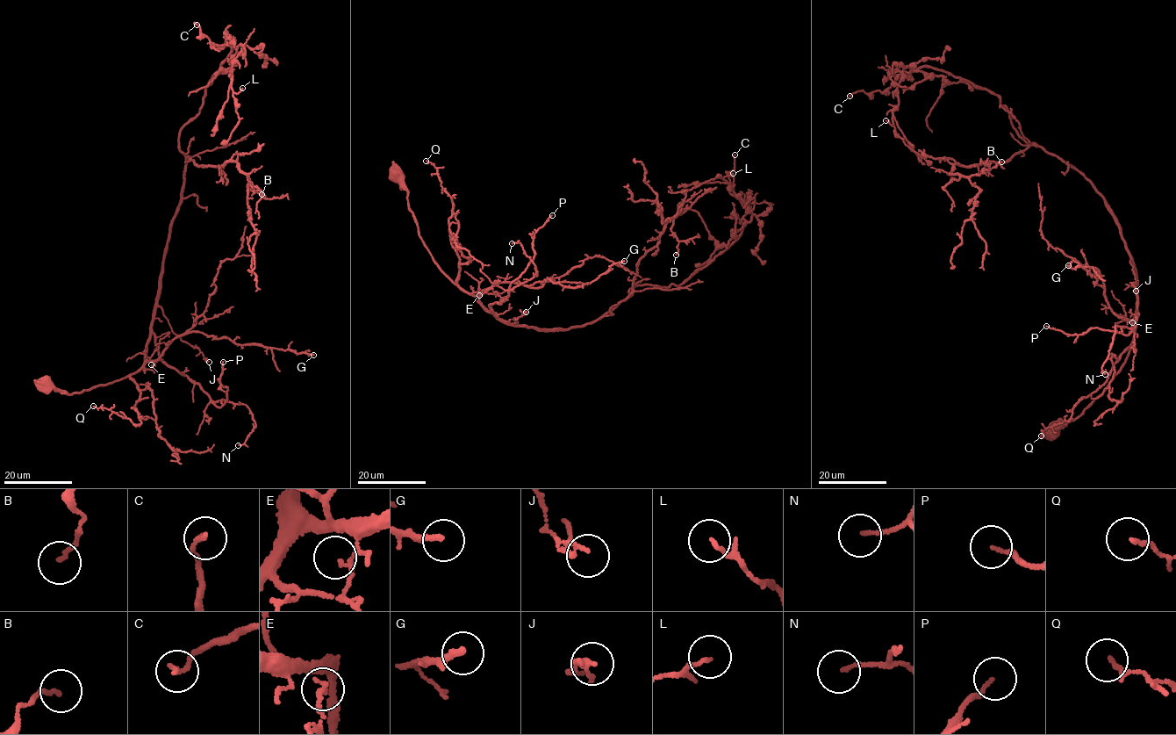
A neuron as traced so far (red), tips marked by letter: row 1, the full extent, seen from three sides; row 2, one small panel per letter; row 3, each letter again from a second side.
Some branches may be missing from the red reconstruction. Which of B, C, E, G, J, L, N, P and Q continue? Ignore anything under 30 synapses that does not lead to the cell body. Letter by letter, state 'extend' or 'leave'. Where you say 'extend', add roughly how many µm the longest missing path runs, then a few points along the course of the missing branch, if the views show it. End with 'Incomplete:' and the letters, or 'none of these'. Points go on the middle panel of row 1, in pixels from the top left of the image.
B: leave
C: leave
E: leave
G: leave
J: leave
L: leave
N: leave
P: leave
Q: leave
Incomplete: none of these

